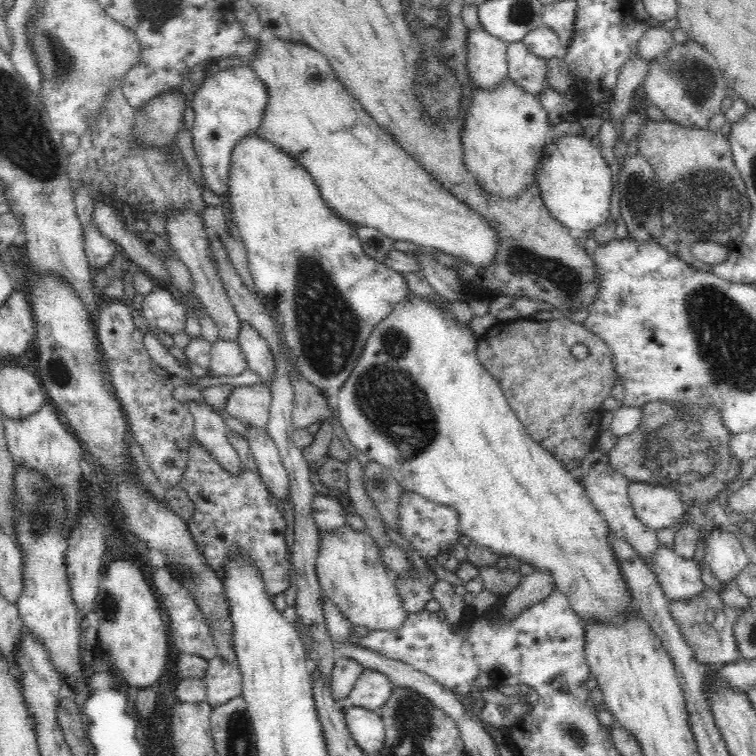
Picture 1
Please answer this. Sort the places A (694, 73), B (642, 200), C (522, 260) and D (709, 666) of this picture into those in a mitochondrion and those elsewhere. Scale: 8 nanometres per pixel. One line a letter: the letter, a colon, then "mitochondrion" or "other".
A: mitochondrion
B: mitochondrion
C: mitochondrion
D: other

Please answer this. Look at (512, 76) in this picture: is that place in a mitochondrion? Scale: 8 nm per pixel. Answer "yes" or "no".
no

